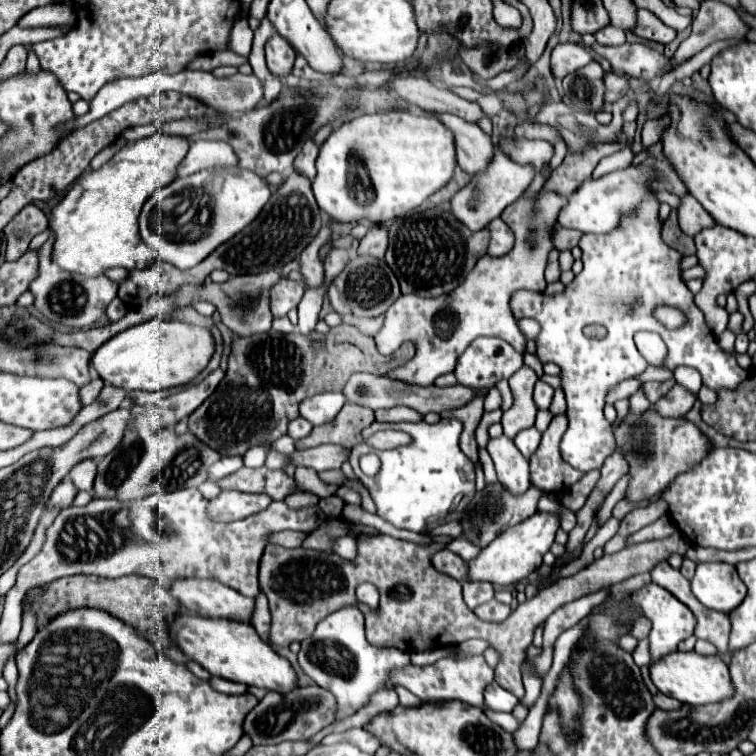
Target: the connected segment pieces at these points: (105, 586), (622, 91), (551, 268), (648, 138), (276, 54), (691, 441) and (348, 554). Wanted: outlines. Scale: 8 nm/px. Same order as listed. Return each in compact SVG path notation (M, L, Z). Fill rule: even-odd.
M72 575L68 579L56 579L56 583L48 585L48 597L46 597L46 593L34 597L32 607L36 609L34 613L38 619L38 631L44 629L46 623L50 619L54 619L54 615L72 611L76 607L96 607L100 611L108 611L116 619L122 619L140 637L152 641L154 645L158 645L158 635L160 635L160 643L164 647L172 645L170 617L174 613L182 611L178 601L170 595L166 585L160 585L160 583L156 583L148 577L140 577L140 575L126 575L120 579L104 579L104 577L96 577L96 575Z
M608 71L608 73L604 75L604 83L606 83L606 91L604 91L604 103L606 103L606 105L618 101L620 97L624 97L624 95L630 91L630 85L628 85L628 81L624 79L624 75L614 73L614 71Z
M558 249L552 251L552 255L548 257L548 267L546 267L546 281L552 283L552 281L558 281L560 279L560 267L558 267Z
M668 115L658 119L647 120L641 133L644 149L648 149L650 146L658 142L662 131L668 127L669 124L670 118Z
M274 35L268 39L268 43L266 43L266 65L268 65L272 75L286 77L292 71L294 57L296 57L296 51L292 49L292 45L284 37Z
M652 407L644 411L644 415L632 415L628 413L626 419L622 419L618 425L614 425L614 439L616 449L624 451L624 459L628 459L628 475L630 483L626 489L624 499L630 503L640 503L646 499L652 499L660 491L664 491L680 471L690 471L708 451L712 451L712 441L688 419L662 419L662 415L656 415Z
M344 535L344 537L336 539L332 543L332 551L338 553L340 557L344 557L344 559L354 559L356 557L356 541L354 541L354 537Z

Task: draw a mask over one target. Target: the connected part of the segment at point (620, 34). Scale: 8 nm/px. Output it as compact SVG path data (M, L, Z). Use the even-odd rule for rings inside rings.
M606 25L604 29L596 31L594 35L596 35L596 41L600 45L622 45L626 41L624 31L618 29L618 27L612 27L612 25Z

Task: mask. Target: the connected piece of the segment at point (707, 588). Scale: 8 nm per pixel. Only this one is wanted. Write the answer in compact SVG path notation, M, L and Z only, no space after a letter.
M700 563L692 579L692 591L708 609L728 613L738 607L746 587L730 563Z

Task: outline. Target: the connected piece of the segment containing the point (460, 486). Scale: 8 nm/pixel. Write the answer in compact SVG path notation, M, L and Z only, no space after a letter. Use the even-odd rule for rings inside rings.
M444 417L438 423L430 425L426 421L420 423L372 423L362 431L364 437L374 435L380 429L404 429L414 437L414 441L406 447L398 447L392 451L376 451L368 445L356 445L350 455L350 465L356 477L368 487L374 503L378 505L378 515L386 521L394 523L394 527L422 533L432 527L432 523L448 523L454 519L462 519L466 505L462 501L472 501L476 493L476 467L462 449L458 447L462 423L454 417ZM366 453L376 453L382 461L382 469L376 477L366 477L360 471L360 457Z

